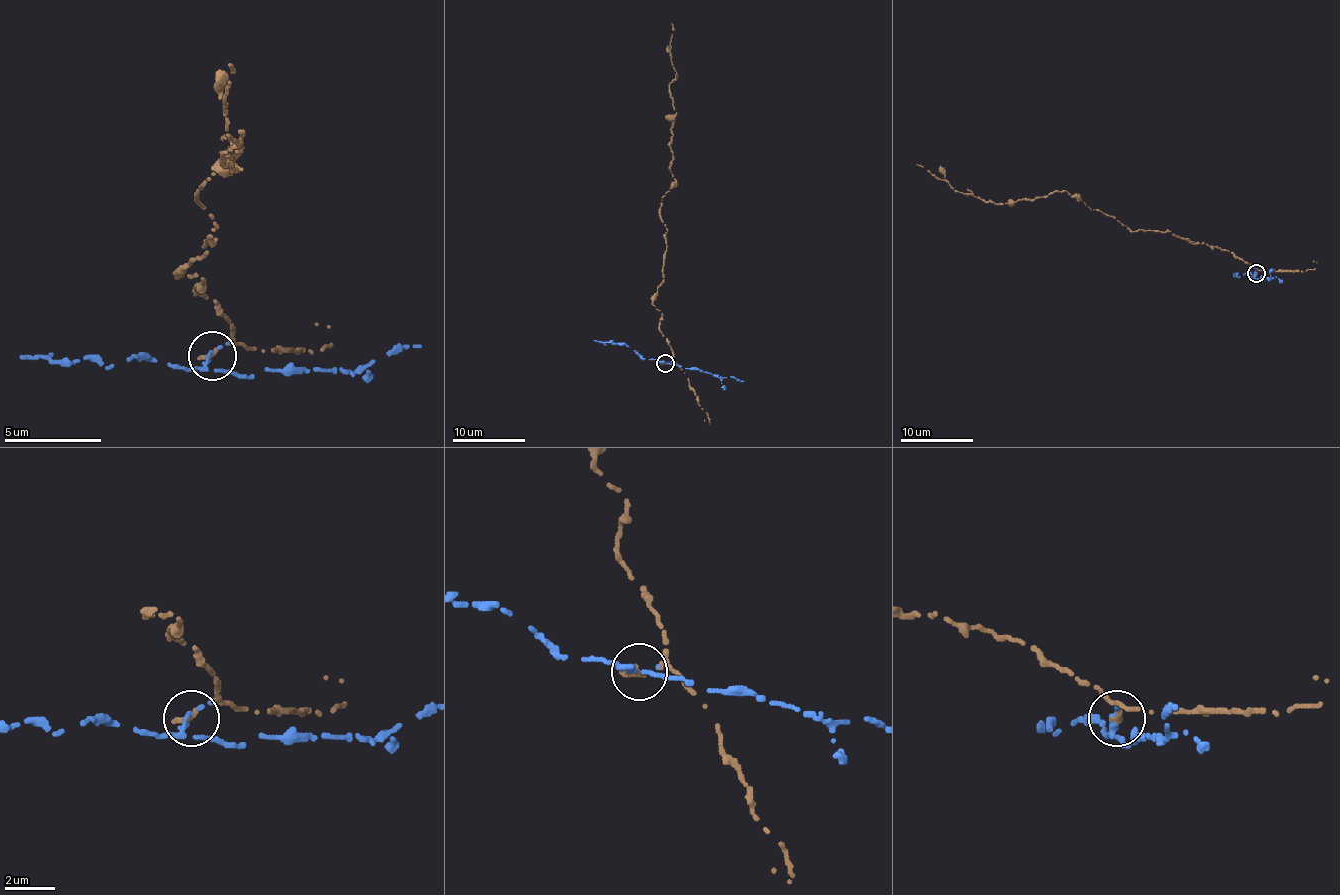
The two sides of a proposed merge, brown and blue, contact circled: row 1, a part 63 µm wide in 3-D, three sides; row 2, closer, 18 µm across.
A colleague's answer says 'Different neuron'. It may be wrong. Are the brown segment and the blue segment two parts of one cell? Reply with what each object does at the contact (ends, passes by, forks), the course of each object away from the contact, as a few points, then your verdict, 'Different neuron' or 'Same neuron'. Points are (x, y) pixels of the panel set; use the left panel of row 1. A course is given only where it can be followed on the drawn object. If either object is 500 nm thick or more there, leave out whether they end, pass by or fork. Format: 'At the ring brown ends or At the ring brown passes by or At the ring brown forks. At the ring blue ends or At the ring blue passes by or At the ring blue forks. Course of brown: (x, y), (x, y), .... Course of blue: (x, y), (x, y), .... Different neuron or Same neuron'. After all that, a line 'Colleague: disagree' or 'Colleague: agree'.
At the ring brown ends. At the ring blue passes by. Course of brown: (213, 357), (233, 328), (179, 274), (213, 245), (199, 192), (228, 134), (242, 168), (228, 66). Course of blue: (213, 352), (213, 371), (247, 376), (359, 371), (388, 357), (422, 347). Different neuron
Colleague: agree

